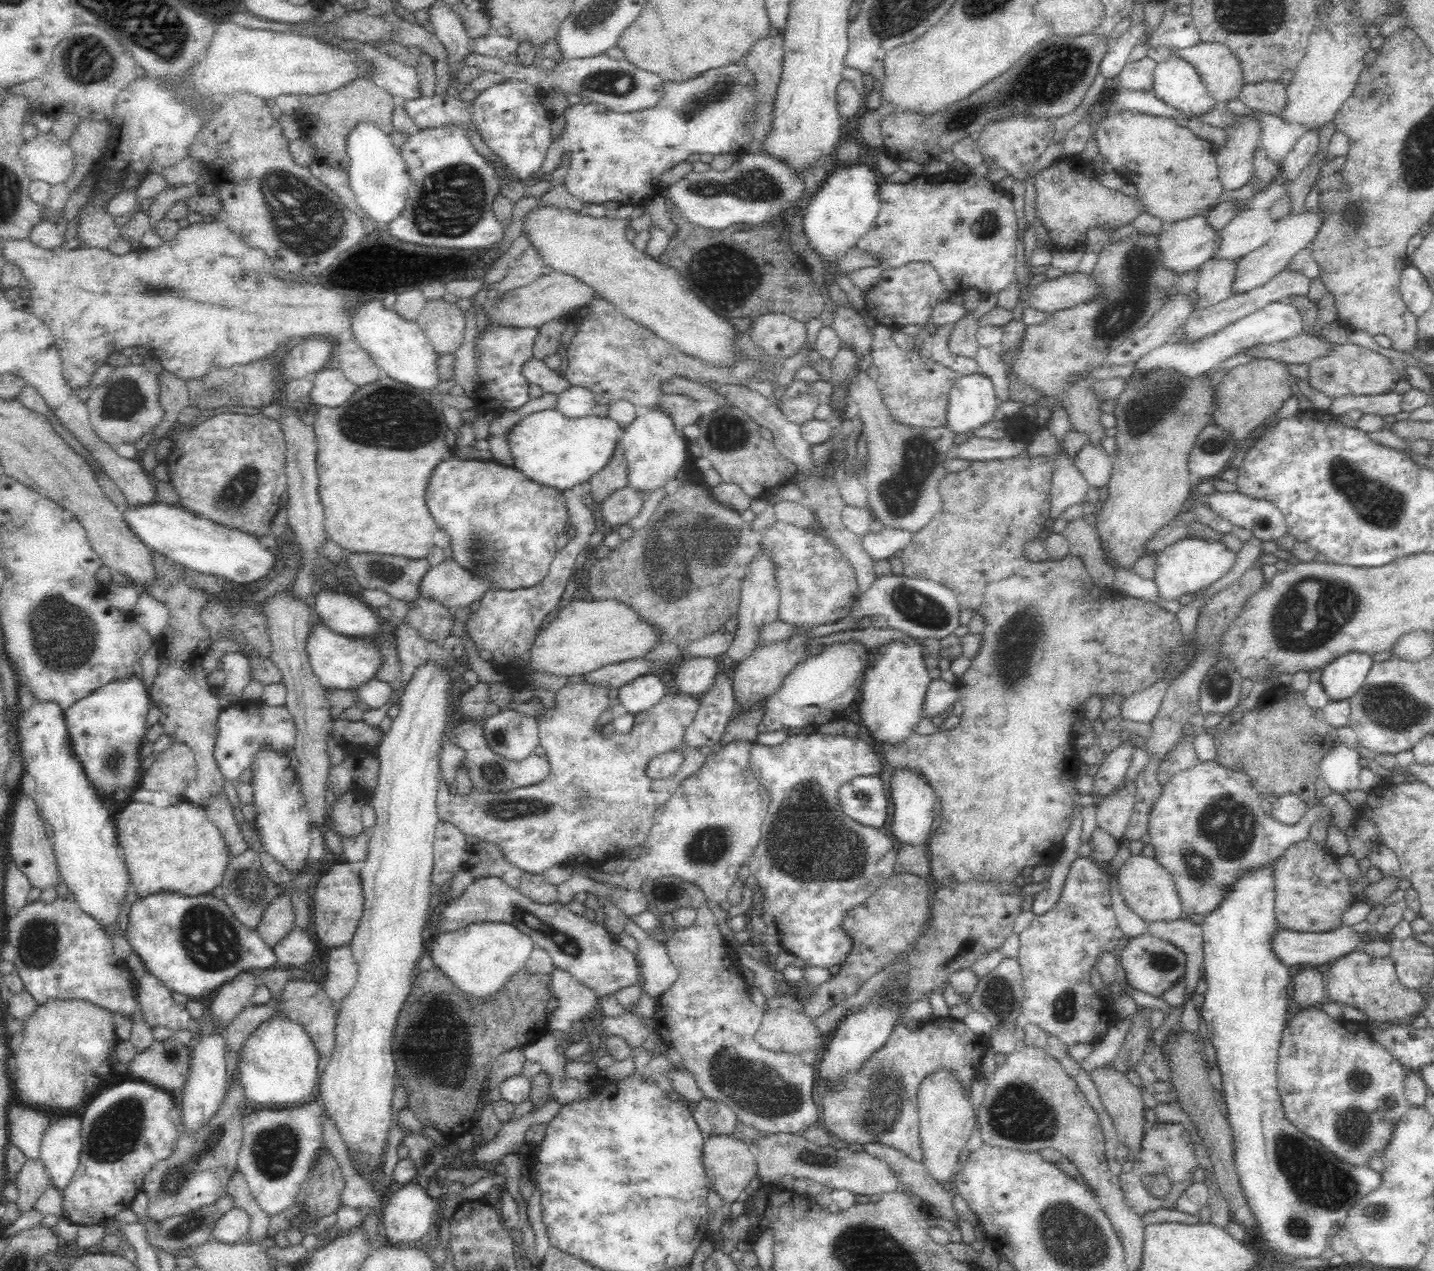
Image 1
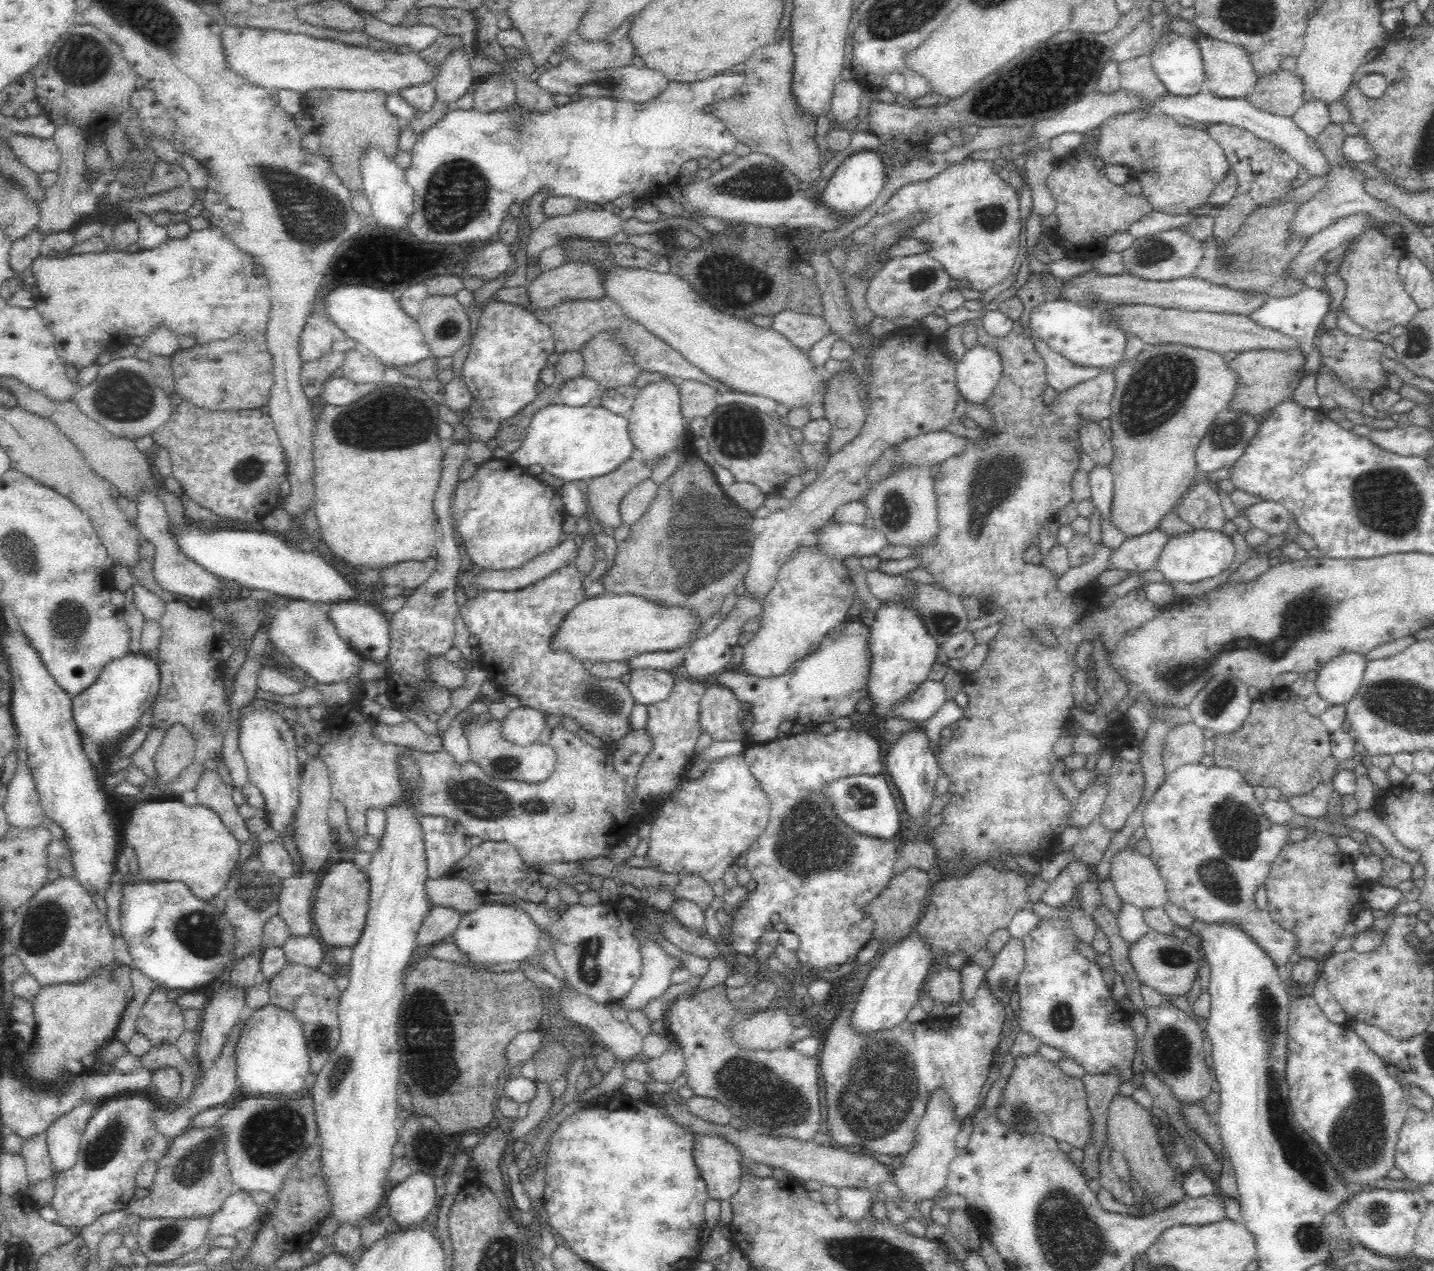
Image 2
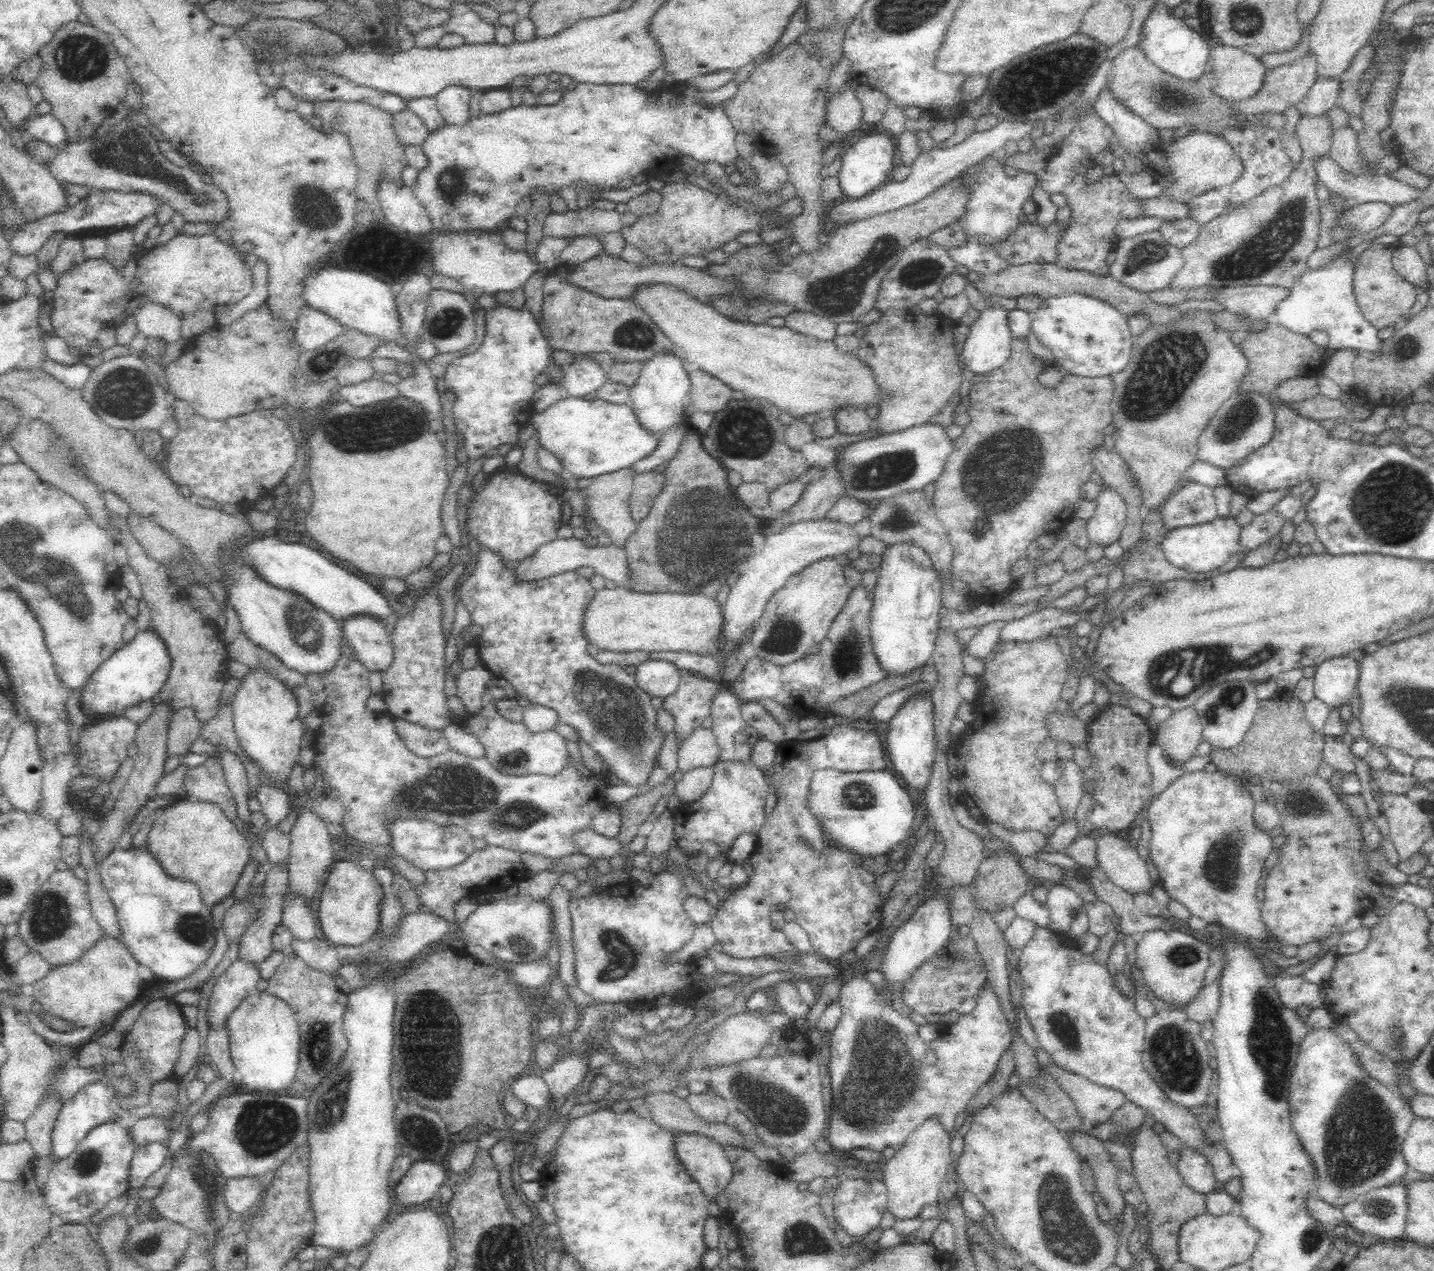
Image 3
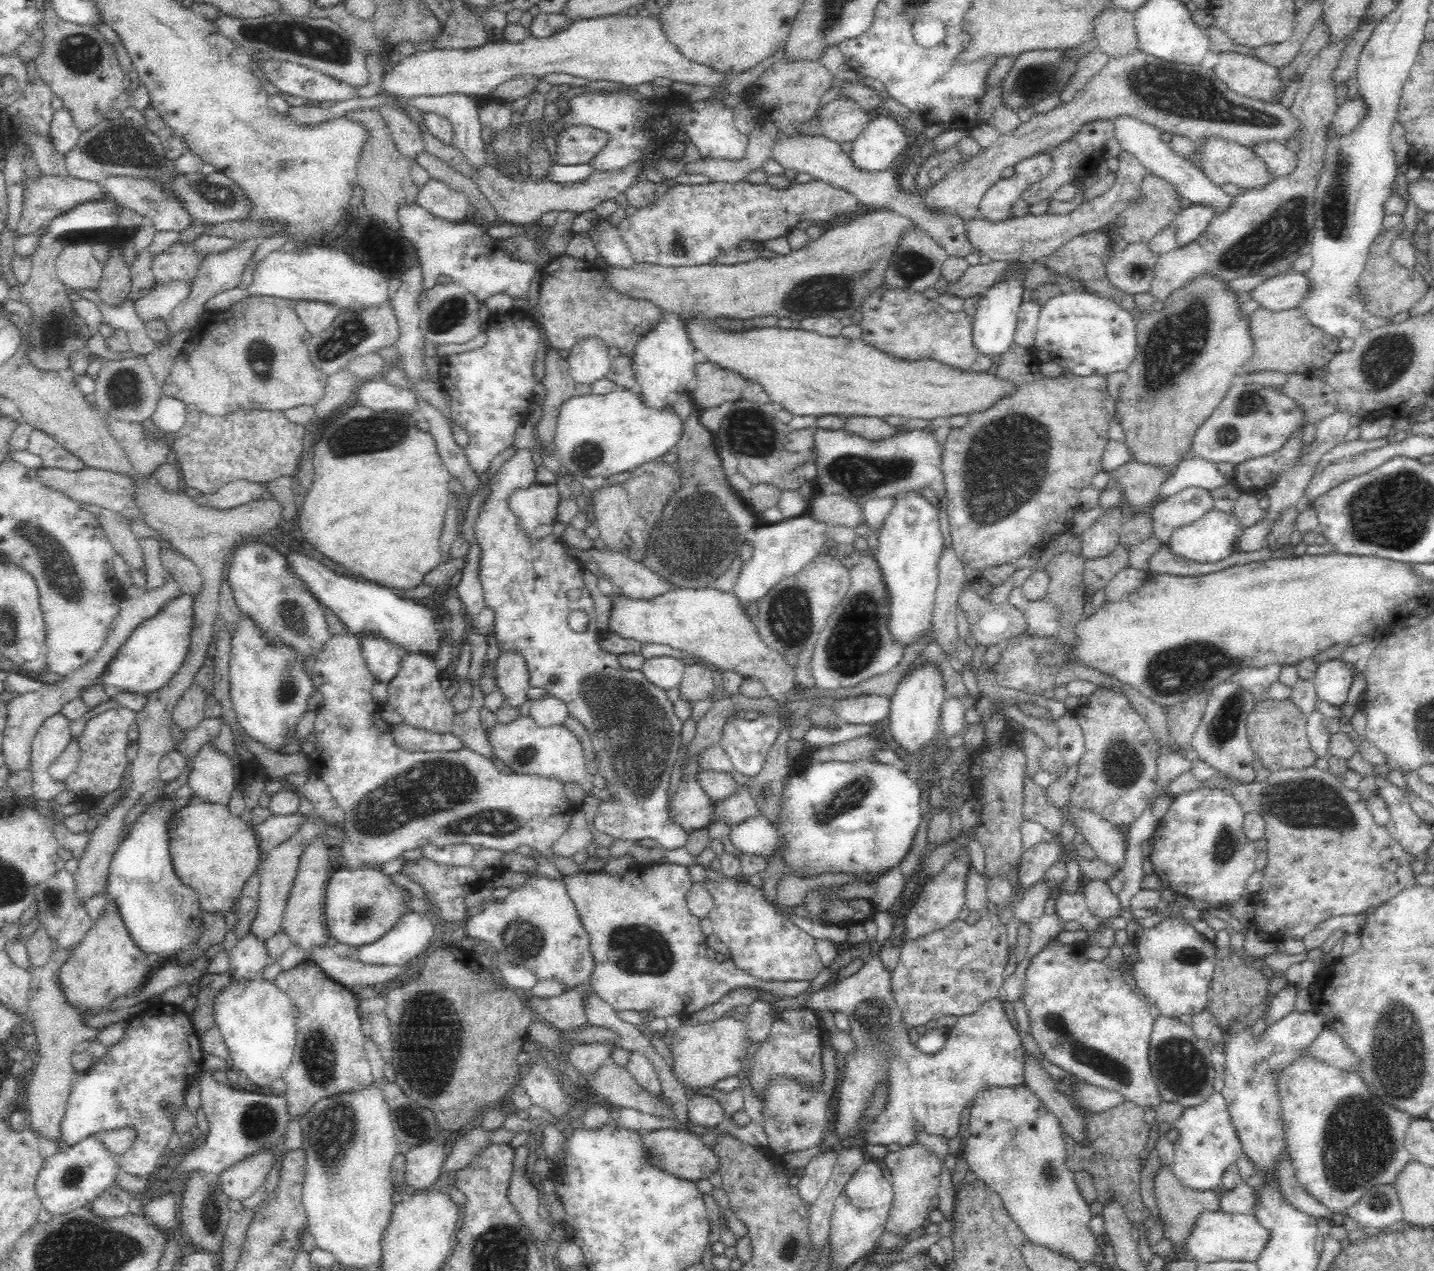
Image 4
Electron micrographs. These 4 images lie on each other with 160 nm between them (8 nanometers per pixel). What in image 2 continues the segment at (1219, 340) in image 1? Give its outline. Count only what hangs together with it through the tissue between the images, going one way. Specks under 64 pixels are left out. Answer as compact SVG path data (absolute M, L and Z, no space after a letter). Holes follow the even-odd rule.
M1304 285L1302 290L1292 296L1269 297L1259 310L1250 314L1250 317L1254 317L1261 325L1282 331L1286 336L1293 338L1304 353L1309 354L1315 343L1316 332L1321 328L1330 310L1330 302L1332 302L1332 290L1327 287L1312 288Z

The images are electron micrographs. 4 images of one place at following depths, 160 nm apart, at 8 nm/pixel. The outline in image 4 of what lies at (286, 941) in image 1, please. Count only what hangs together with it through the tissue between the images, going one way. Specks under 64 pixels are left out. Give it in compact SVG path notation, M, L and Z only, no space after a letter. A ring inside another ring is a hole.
M332 948L317 949L313 953L315 962L332 981L342 984L348 989L354 986L378 988L374 984L390 982L408 972L410 962L395 965L370 965L357 961L352 955L338 956Z

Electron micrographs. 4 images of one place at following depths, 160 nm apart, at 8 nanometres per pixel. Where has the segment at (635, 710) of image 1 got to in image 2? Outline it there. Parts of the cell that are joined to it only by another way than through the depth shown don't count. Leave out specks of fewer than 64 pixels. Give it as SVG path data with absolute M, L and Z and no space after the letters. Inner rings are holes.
M640 667L631 670L628 688L637 703L649 705L668 698L675 684L671 670Z

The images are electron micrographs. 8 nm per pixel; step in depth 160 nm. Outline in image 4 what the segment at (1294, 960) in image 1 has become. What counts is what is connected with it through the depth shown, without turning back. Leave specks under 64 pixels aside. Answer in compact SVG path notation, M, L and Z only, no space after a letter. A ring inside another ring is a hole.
M1205 785L1174 797L1166 814L1154 823L1155 832L1150 838L1152 852L1148 859L1162 884L1180 895L1210 901L1212 908L1236 904L1241 899L1239 894L1248 877L1255 871L1254 863L1258 854L1254 842L1244 838L1244 815L1229 793Z

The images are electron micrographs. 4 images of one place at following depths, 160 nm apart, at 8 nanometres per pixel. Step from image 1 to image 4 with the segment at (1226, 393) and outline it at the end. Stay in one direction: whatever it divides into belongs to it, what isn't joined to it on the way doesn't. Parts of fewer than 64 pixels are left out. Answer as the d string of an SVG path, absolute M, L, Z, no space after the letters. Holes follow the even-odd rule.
M1262 306L1251 313L1253 353L1241 364L1240 371L1278 370L1285 373L1308 373L1322 368L1340 351L1340 337L1314 325L1300 307L1272 310Z

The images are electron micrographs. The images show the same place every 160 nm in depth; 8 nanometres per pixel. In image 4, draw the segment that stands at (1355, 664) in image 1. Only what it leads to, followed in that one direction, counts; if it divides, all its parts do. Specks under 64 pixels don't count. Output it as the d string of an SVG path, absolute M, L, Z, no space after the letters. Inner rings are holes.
M1342 658L1319 663L1312 680L1317 698L1332 706L1341 707L1348 700L1353 676L1351 665Z

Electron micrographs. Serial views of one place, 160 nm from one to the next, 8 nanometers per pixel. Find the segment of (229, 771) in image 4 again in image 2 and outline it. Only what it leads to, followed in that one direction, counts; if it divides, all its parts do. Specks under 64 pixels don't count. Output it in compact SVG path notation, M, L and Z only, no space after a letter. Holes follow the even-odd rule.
M204 769L196 781L194 794L198 805L204 805L215 810L224 821L224 825L236 835L240 844L250 840L251 832L245 819L238 812L238 806L232 797L232 788L224 783L216 770Z

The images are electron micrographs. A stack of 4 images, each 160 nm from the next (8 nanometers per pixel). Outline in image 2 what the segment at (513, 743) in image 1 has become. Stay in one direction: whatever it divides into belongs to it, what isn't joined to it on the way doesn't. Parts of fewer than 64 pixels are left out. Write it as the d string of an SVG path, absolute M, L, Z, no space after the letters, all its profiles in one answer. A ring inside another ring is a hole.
M524 705L511 710L503 722L506 737L520 744L528 744L538 740L546 728L546 714Z

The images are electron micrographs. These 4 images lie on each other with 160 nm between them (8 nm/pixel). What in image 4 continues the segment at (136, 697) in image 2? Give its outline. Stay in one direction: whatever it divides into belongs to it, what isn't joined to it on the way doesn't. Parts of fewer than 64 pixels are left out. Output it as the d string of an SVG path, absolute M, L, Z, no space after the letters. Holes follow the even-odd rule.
M181 594L169 600L156 614L143 620L104 669L102 684L116 686L120 692L140 694L164 686L176 674L188 654L194 628L194 605L192 595Z

